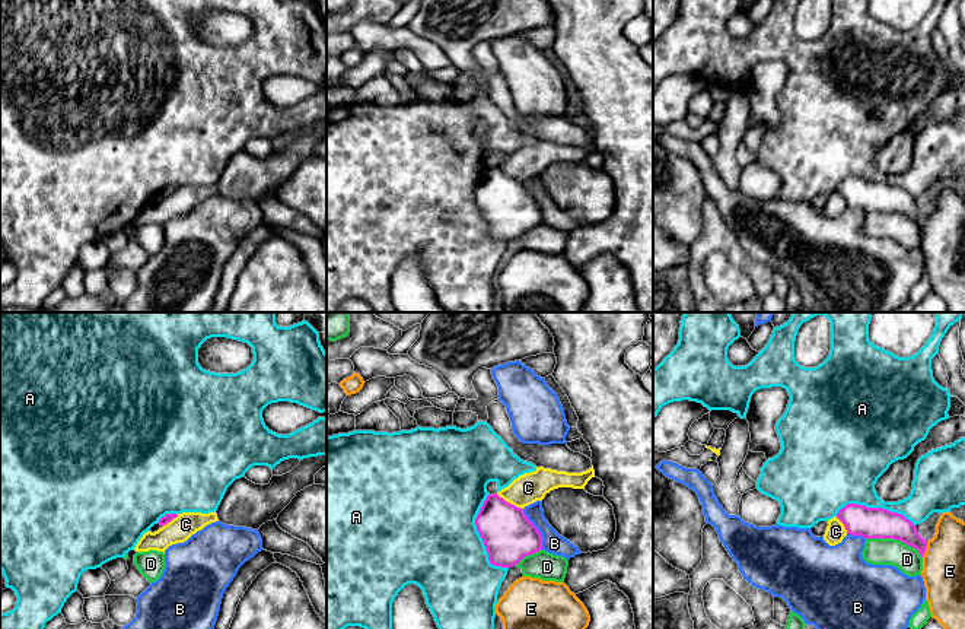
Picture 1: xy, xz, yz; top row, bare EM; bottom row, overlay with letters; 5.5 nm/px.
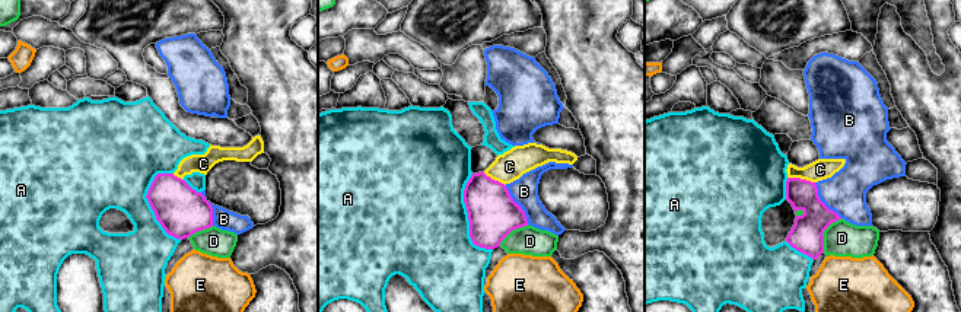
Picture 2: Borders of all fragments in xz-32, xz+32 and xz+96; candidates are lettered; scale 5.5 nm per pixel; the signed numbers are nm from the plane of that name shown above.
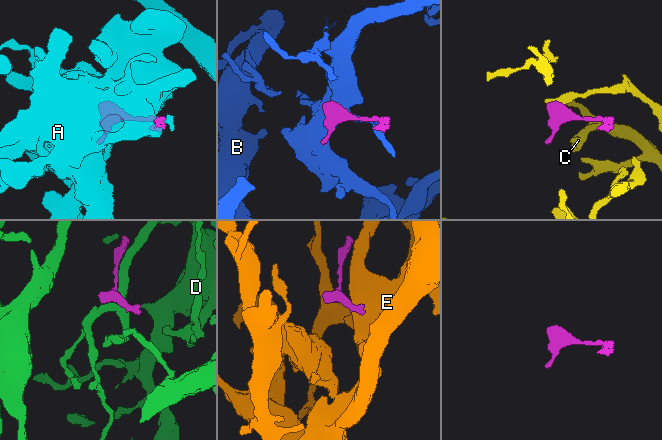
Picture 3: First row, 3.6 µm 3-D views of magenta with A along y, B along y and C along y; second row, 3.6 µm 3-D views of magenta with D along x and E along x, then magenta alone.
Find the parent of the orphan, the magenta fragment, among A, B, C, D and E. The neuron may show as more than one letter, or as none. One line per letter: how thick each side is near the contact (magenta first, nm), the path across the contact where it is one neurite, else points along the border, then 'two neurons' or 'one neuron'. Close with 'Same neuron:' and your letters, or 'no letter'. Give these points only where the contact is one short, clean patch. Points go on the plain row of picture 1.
A: 280/480 nm | two neurons
B: 280/120 nm | two neurons
C: 280/160 nm | along xz (496, 167), (522, 183) | two neurons
D: 180/150 nm | two neurons
E: 150/240 nm | along yz (927, 215), (926, 225), (921, 229) | two neurons
Same neuron: no letter

